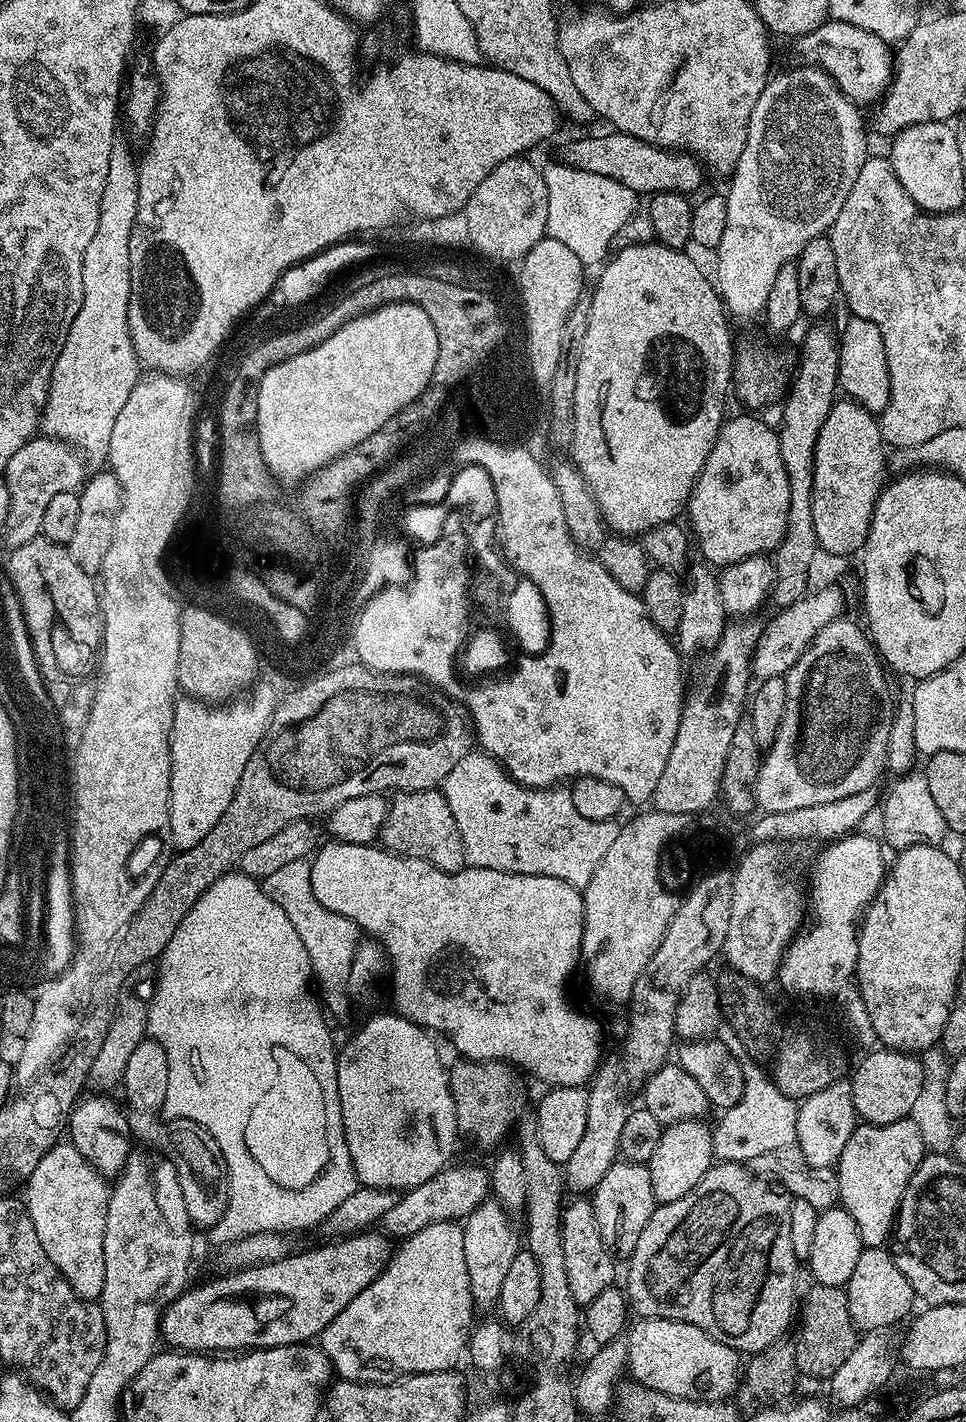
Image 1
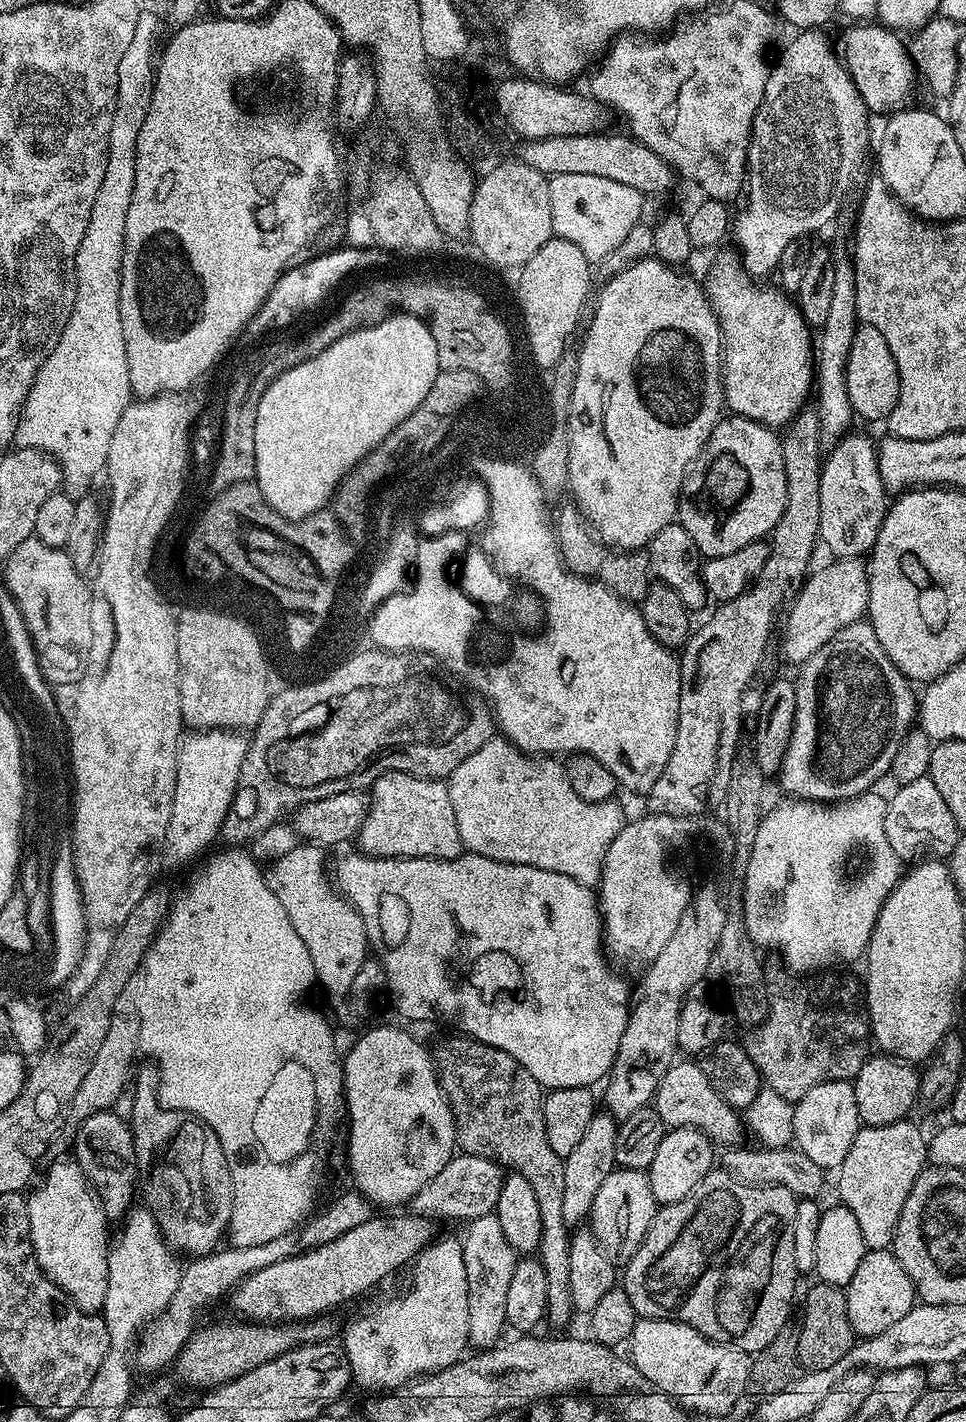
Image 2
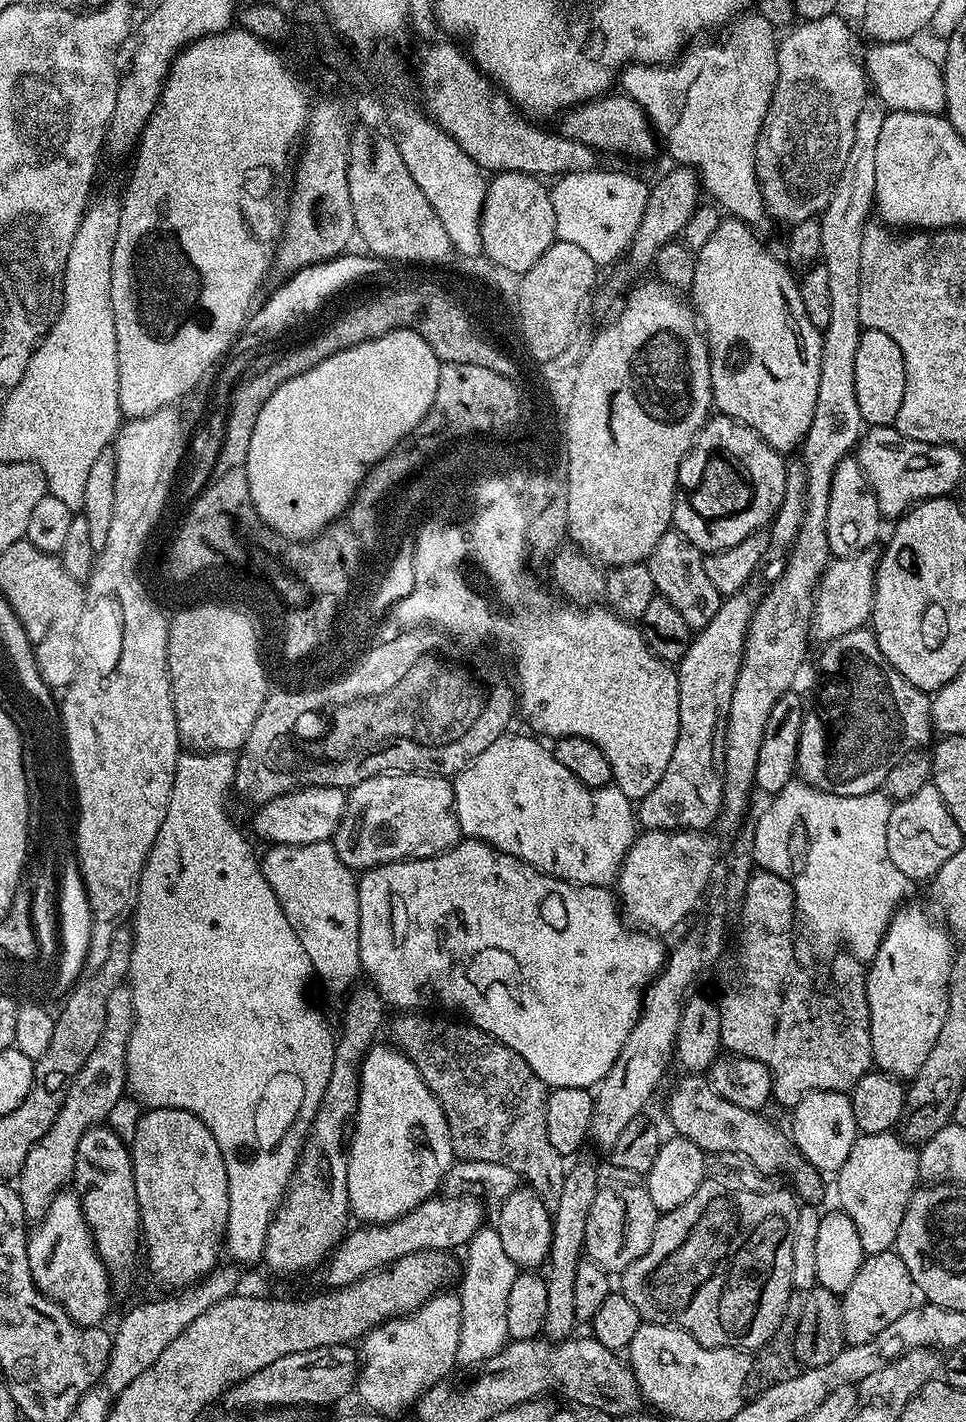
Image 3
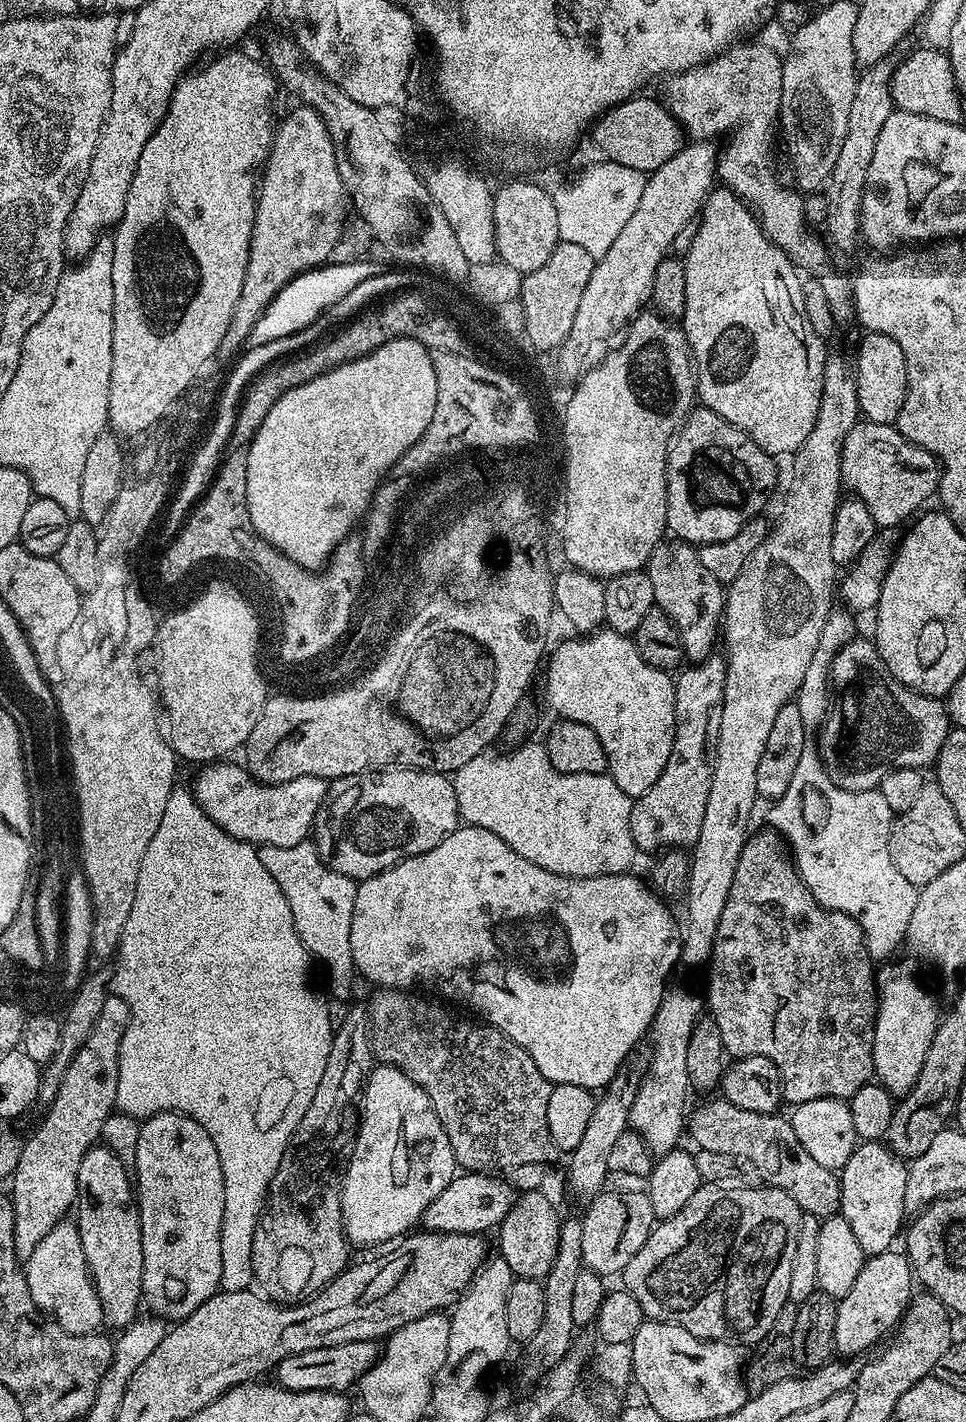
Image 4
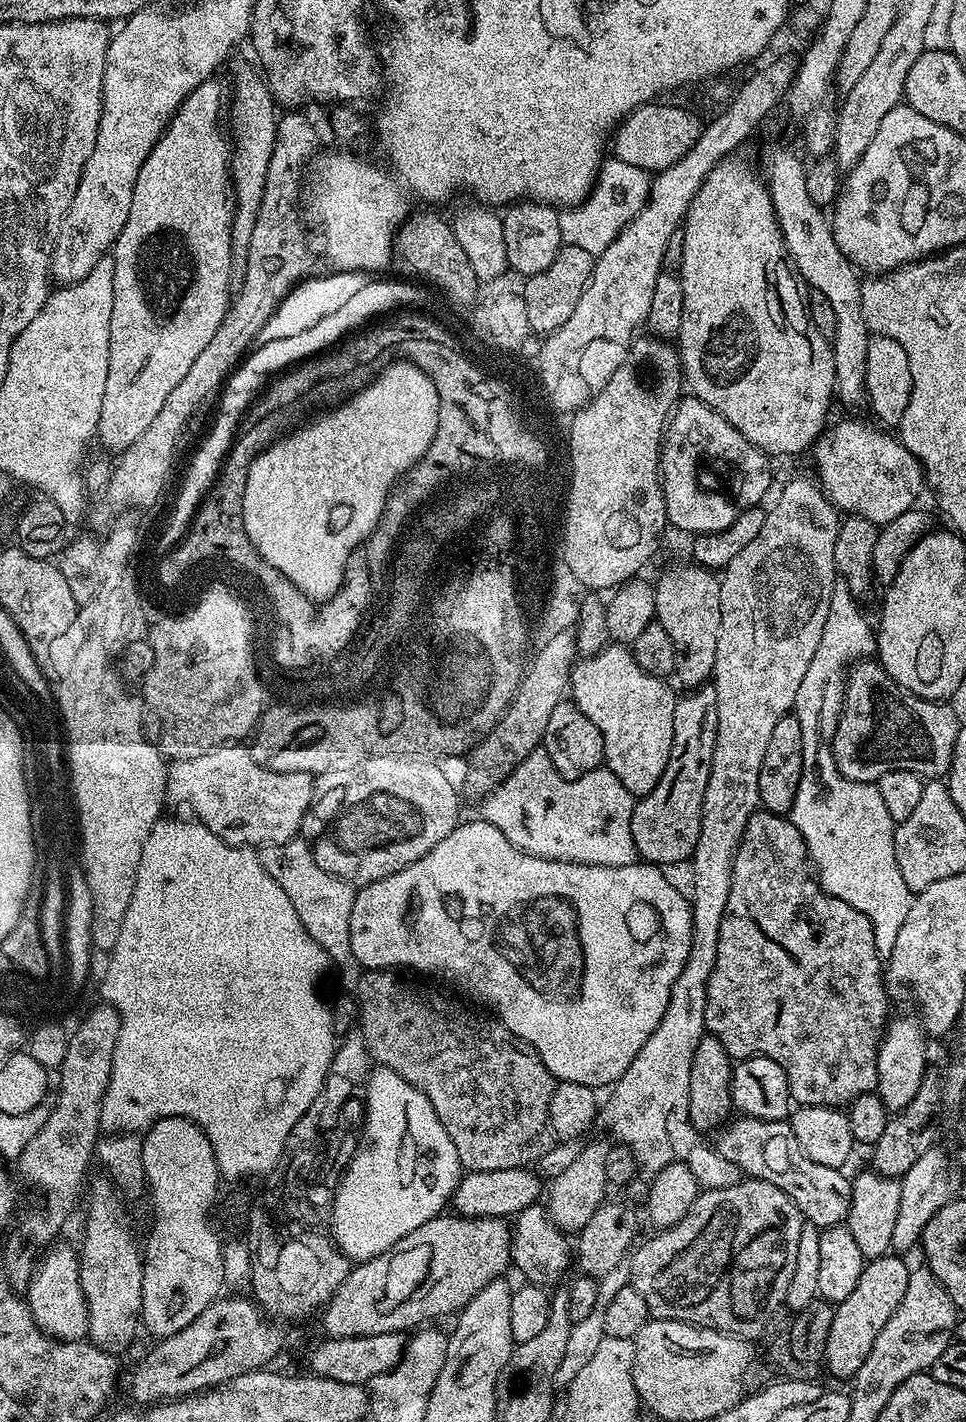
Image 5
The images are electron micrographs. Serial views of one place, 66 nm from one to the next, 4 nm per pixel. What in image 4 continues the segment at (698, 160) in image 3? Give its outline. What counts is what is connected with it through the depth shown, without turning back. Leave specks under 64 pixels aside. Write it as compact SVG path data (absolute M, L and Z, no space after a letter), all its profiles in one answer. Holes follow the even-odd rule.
M737 42L731 48L707 60L704 64L694 66L685 72L678 72L667 81L668 89L662 95L663 103L672 112L672 116L680 123L681 128L693 141L711 141L719 132L732 132L728 145L719 153L716 175L723 187L733 192L739 200L751 208L760 221L762 230L770 242L774 242L792 259L801 273L819 280L826 298L830 302L830 310L834 314L837 325L853 323L856 320L856 305L852 303L852 280L840 272L832 272L832 264L828 261L830 248L823 239L815 236L804 213L804 199L795 187L780 188L776 181L776 168L772 165L772 143L778 140L778 121L780 103L782 102L782 70L784 61L781 53L776 53L768 44L744 44Z

